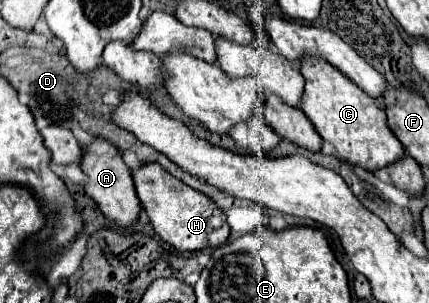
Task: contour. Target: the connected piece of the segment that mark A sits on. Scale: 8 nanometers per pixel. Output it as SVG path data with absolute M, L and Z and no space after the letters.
M96 137L92 143L88 143L84 147L84 155L80 159L80 169L86 175L84 189L98 203L100 211L108 219L112 219L120 225L134 225L138 219L138 213L140 213L140 201L136 197L132 173L130 173L128 165L122 161L120 149L116 149L110 141Z

